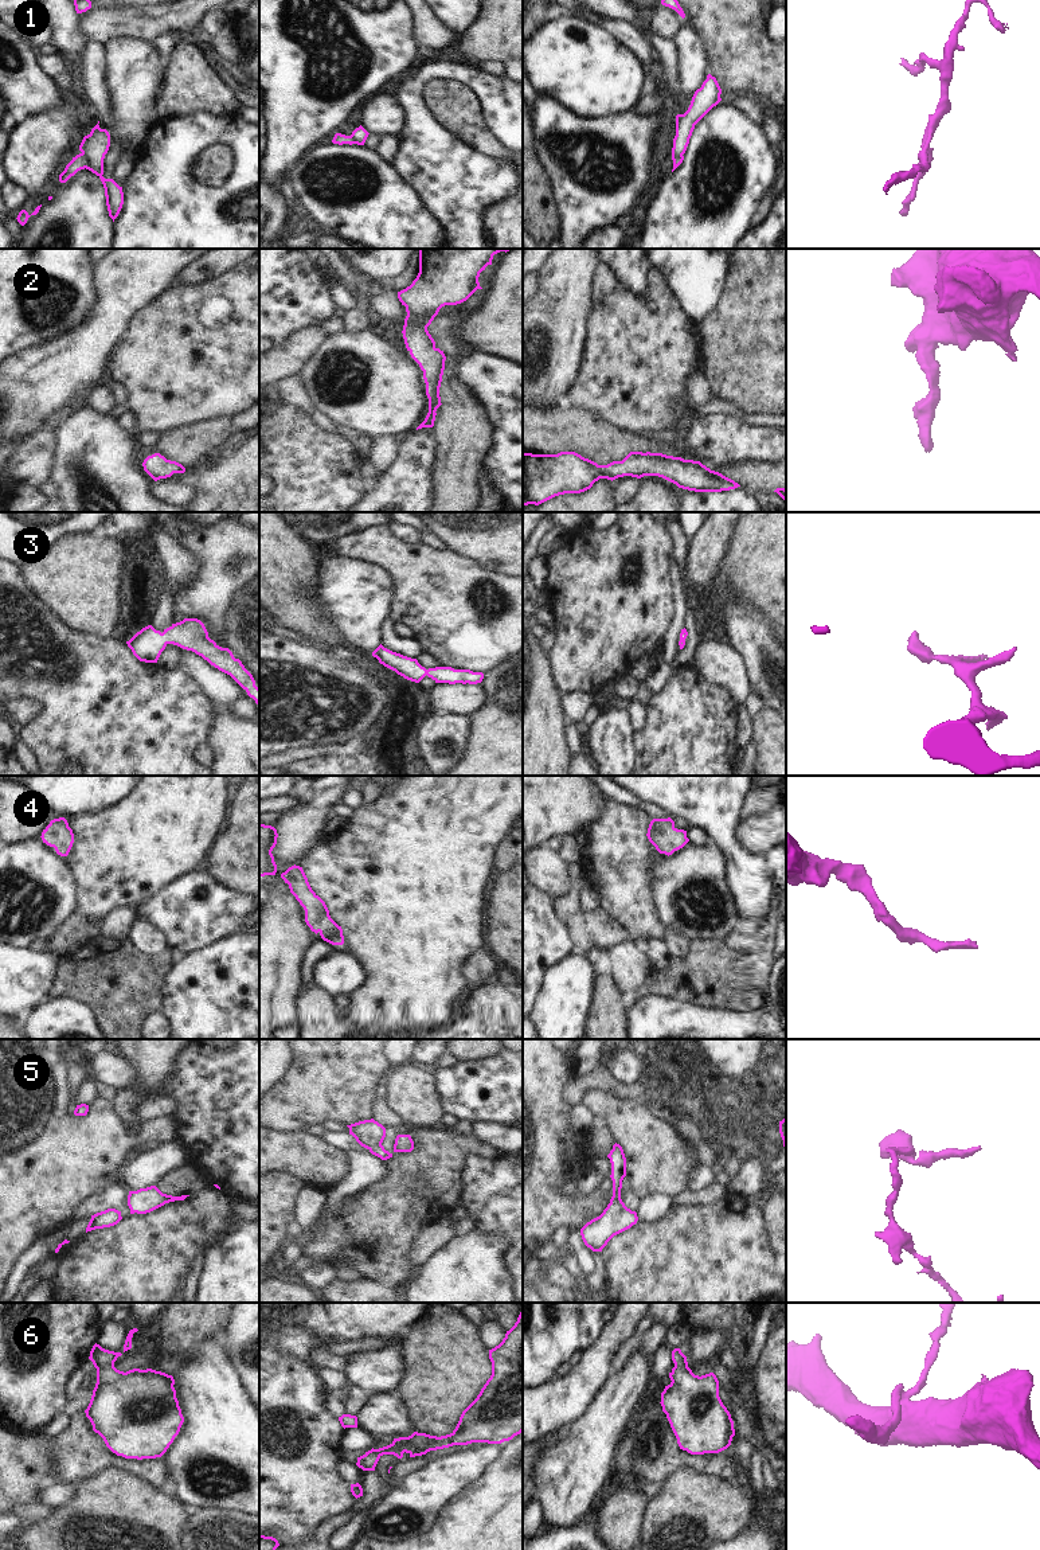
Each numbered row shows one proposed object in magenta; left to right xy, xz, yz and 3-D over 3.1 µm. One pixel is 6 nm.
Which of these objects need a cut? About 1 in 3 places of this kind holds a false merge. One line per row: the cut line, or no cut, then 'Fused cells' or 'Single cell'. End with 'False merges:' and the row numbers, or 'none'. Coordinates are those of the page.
1: Split along xy (82, 152), (86, 159), (86, 167). Fused cells
2: No split. Single cell
3: No split. Single cell
4: No split. Single cell
5: No split. Single cell
6: No split. Single cell
False merges: 1.

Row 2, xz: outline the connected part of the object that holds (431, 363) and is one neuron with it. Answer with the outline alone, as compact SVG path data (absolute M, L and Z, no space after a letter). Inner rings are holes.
M419 249L419 273L410 286L398 292L398 298L406 307L407 316L403 325L403 339L411 358L423 371L426 395L429 398L429 413L417 427L433 427L437 409L442 405L439 387L445 370L446 356L435 347L435 341L427 331L439 309L445 305L457 305L466 301L477 289L480 273L492 265L493 255L511 249Z

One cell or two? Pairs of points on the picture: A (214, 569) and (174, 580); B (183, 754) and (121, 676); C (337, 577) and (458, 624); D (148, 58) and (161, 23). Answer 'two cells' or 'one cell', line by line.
A: two cells
B: one cell
C: two cells
D: two cells

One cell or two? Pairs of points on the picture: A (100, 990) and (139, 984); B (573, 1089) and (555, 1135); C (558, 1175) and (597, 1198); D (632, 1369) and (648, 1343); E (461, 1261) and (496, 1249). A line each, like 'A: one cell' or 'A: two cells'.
A: one cell
B: two cells
C: one cell
D: two cells
E: one cell

